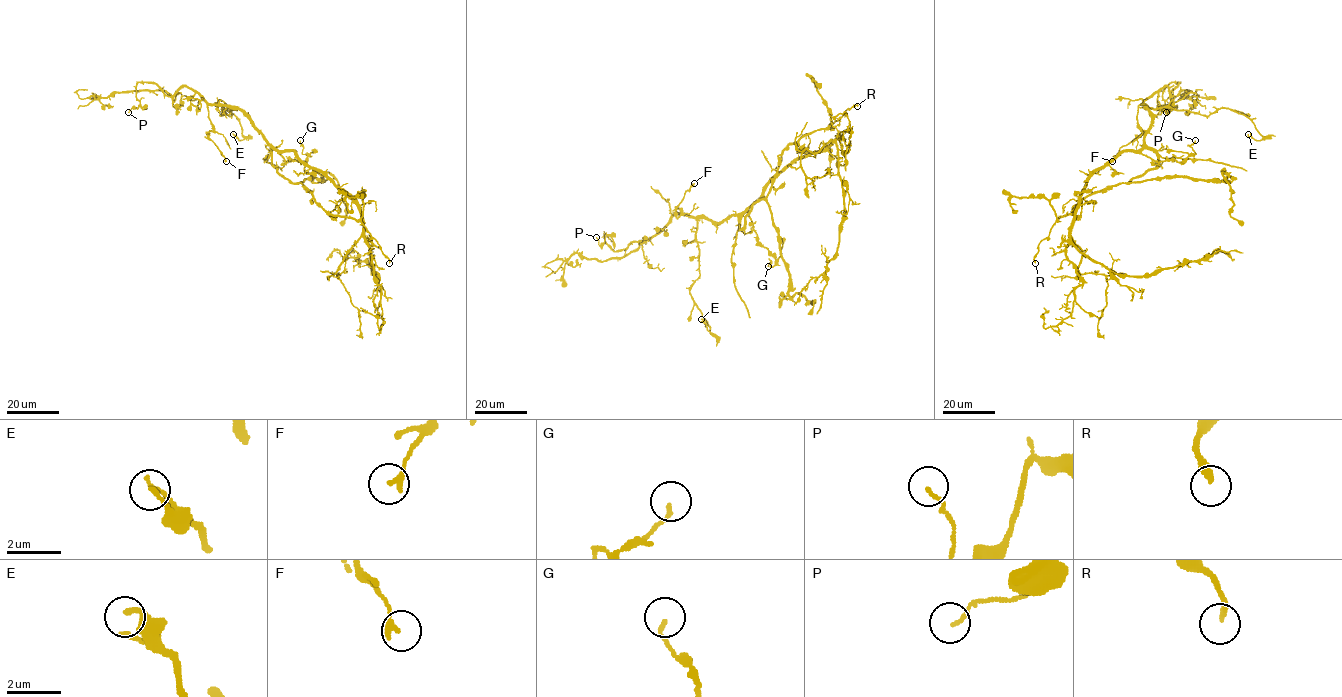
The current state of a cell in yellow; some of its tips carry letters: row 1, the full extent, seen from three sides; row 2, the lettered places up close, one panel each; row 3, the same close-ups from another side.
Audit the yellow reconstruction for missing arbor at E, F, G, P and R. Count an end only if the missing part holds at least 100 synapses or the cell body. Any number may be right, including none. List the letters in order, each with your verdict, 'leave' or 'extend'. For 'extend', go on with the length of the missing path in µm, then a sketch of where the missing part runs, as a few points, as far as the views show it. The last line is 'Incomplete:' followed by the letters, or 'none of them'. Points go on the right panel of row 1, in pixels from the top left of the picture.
E: leave
F: leave
G: leave
P: leave
R: leave
Incomplete: none of them

